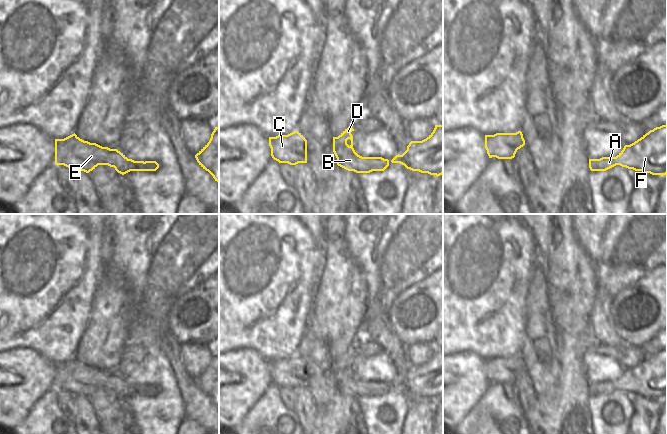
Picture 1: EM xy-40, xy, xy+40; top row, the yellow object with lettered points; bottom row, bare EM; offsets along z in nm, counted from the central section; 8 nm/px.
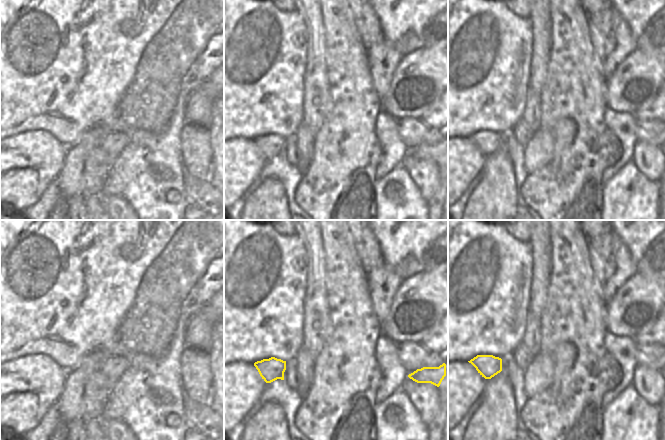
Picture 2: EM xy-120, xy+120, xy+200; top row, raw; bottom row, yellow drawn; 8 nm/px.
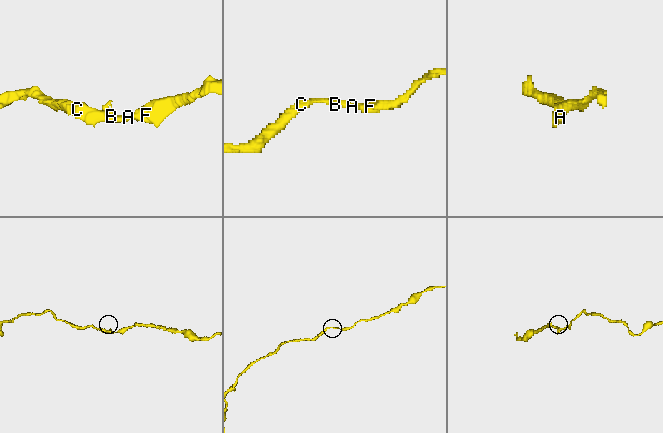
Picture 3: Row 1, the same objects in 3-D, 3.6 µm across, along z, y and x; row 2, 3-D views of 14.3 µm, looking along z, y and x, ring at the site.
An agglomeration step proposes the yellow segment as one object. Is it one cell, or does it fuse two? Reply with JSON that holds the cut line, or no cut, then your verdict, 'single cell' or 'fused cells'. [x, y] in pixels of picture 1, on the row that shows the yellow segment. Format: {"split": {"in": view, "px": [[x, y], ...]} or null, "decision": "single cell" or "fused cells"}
{"split": null, "decision": "single cell"}

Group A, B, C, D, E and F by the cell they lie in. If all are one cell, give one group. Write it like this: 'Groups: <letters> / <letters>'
Groups: A B C D E F

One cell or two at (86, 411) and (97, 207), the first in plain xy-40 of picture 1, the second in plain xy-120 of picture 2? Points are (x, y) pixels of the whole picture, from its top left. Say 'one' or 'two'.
one

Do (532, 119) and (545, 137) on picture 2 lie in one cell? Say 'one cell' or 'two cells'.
two cells

